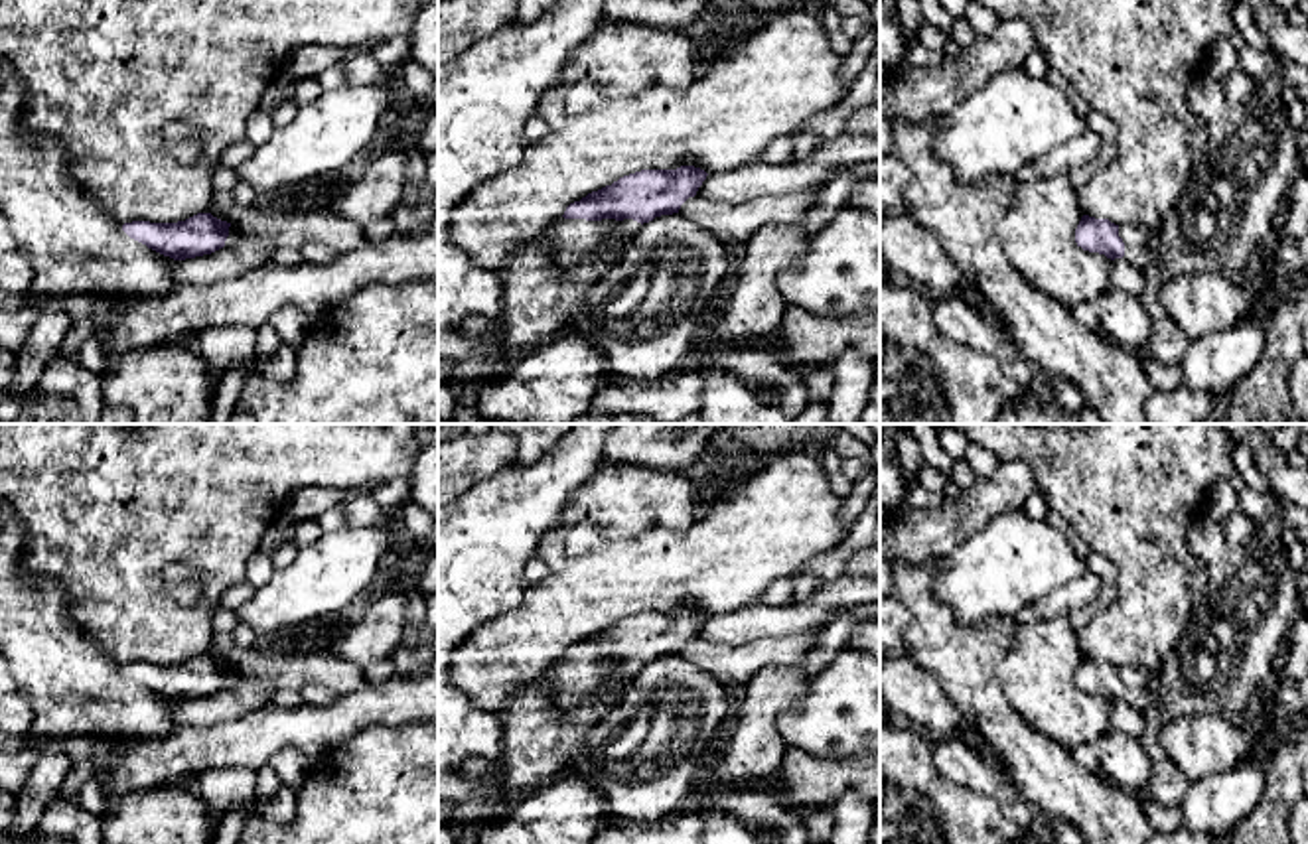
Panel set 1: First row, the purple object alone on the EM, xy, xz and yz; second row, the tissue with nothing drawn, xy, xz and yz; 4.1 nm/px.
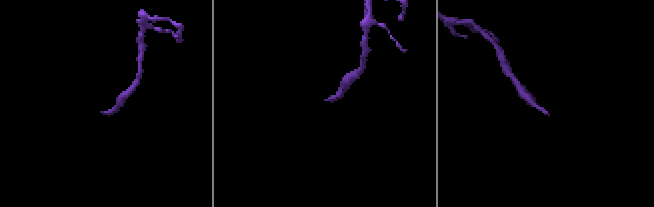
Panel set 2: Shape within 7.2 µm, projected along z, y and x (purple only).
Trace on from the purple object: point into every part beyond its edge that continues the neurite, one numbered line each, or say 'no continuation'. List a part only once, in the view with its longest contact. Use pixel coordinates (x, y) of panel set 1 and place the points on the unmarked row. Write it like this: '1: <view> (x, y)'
1: xz (571, 681)

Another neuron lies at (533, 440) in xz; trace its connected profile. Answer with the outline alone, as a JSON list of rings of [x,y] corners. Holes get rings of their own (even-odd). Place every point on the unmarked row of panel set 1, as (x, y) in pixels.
[[[491,424],[491,430],[509,434],[517,444],[517,463],[533,463],[546,456],[576,424]]]

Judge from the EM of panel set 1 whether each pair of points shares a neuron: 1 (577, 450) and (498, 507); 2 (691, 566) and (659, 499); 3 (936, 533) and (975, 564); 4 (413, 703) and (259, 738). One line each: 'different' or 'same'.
1: same
2: different
3: different
4: same

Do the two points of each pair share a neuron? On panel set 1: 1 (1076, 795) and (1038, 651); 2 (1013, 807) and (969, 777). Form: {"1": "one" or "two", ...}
{"1": "two", "2": "one"}

